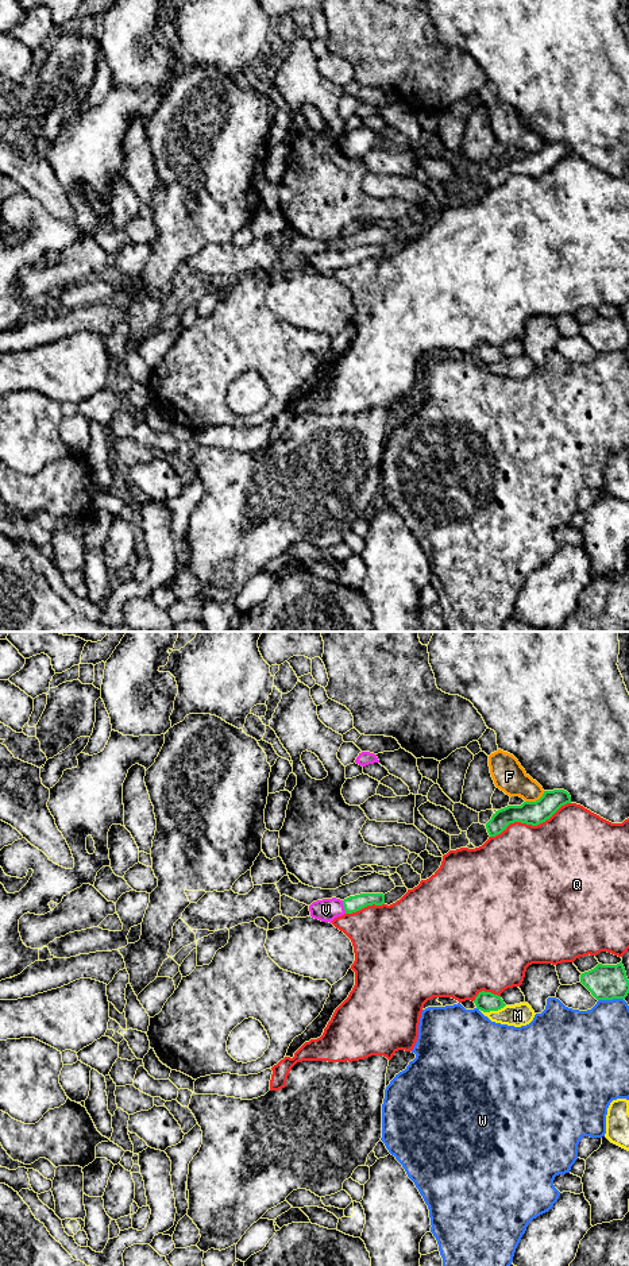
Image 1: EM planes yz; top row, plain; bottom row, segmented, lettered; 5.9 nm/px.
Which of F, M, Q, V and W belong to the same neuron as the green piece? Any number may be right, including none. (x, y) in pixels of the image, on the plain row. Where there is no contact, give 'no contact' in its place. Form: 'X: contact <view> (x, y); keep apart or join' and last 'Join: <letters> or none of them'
F: contact yz (536, 153); keep apart
M: contact yz (493, 362); keep apart
Q: contact yz (529, 176); keep apart
V: contact yz (344, 259); join
W: contact yz (610, 351); keep apart
Join: V

